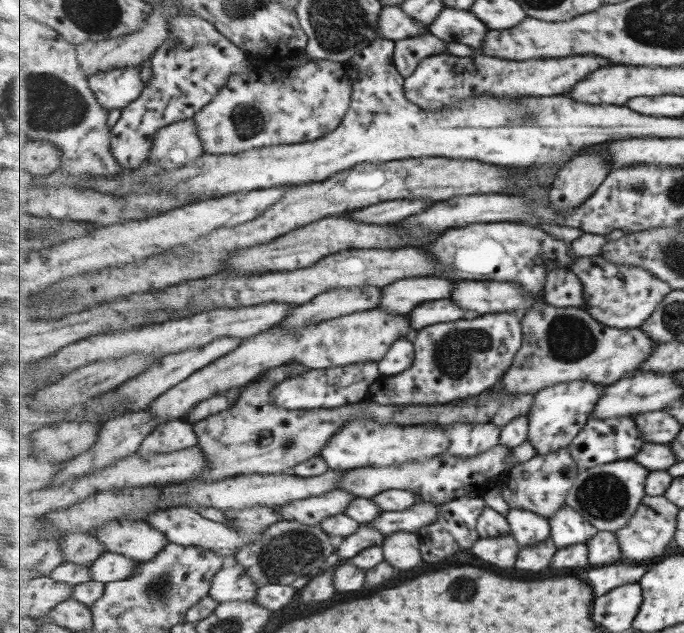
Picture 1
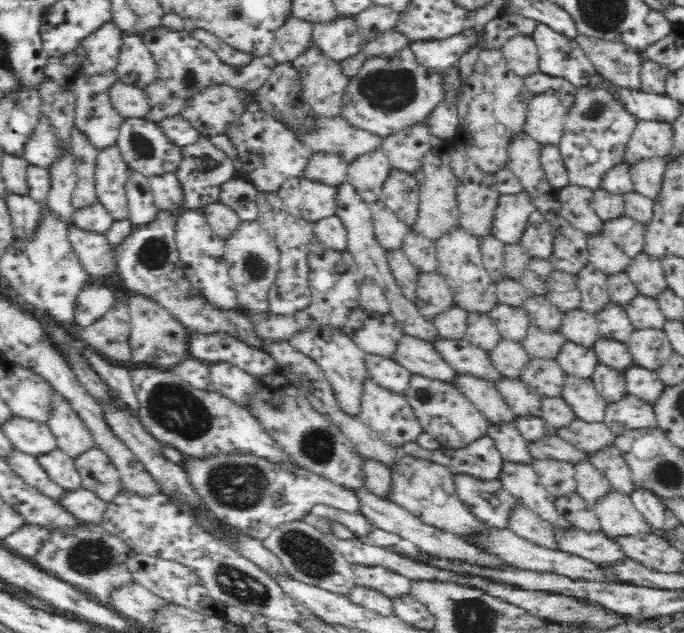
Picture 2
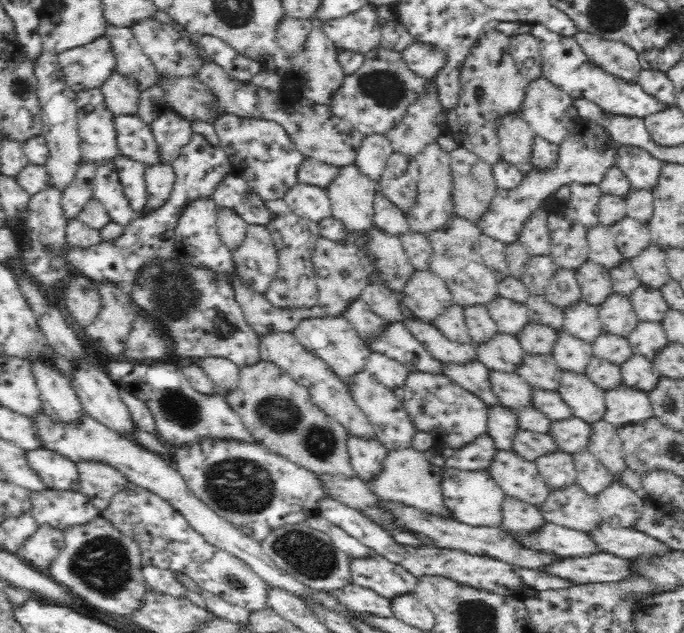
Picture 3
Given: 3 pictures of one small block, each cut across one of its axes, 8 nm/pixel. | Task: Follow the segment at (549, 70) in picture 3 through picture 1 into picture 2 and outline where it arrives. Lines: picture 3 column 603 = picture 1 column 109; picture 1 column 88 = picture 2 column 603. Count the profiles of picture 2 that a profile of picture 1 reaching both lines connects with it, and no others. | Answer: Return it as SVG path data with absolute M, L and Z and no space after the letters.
M539 22L531 34L539 56L538 70L557 77L564 77L576 85L593 85L603 81L595 66L579 47L575 39L559 35L548 25Z

